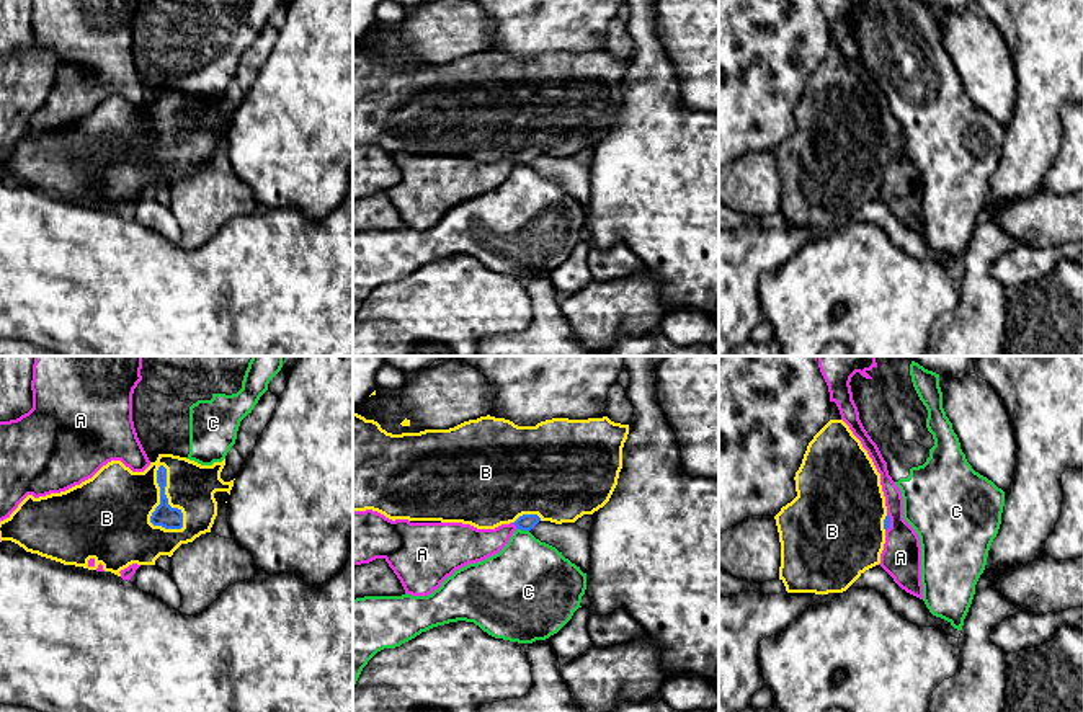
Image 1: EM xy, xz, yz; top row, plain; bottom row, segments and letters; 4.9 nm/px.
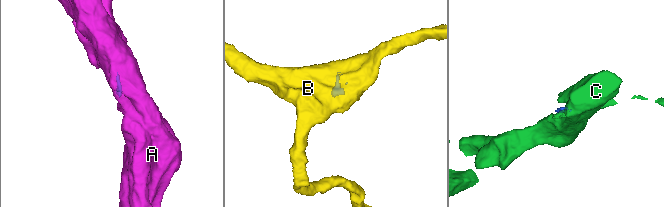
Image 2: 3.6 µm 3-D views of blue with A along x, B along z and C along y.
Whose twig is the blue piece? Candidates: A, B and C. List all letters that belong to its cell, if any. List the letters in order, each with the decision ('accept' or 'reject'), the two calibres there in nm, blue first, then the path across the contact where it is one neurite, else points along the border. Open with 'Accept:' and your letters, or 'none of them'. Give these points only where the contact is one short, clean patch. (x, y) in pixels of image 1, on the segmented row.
Accept: B
A: reject | 80/180 nm | along xz (512, 523), (516, 528)
B: accept | 110/360 nm | across xy (170, 518), (167, 498), (160, 466), (116, 503)
C: reject | 80/400 nm | along xz (516, 528), (528, 531)

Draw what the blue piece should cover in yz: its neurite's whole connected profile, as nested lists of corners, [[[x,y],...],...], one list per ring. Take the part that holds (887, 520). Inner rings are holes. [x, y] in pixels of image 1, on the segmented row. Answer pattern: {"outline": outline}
{"outline": [[[830,420],[809,443],[794,480],[797,496],[774,516],[781,542],[779,580],[787,593],[843,593],[866,570],[880,563],[890,527],[880,474],[849,426],[843,420]]]}

